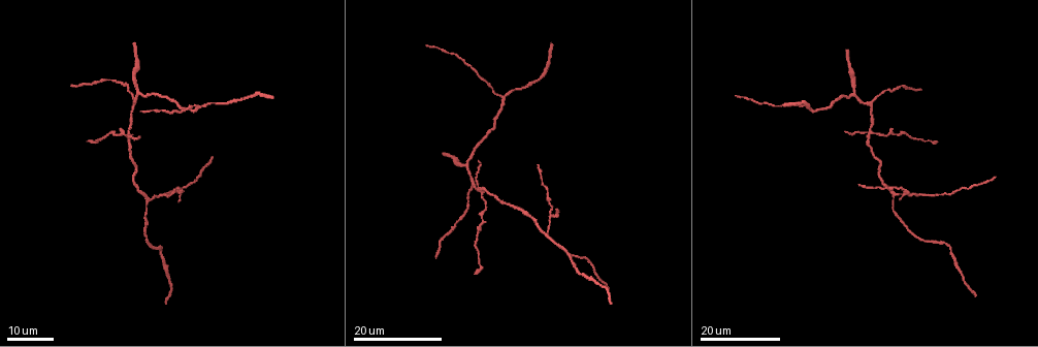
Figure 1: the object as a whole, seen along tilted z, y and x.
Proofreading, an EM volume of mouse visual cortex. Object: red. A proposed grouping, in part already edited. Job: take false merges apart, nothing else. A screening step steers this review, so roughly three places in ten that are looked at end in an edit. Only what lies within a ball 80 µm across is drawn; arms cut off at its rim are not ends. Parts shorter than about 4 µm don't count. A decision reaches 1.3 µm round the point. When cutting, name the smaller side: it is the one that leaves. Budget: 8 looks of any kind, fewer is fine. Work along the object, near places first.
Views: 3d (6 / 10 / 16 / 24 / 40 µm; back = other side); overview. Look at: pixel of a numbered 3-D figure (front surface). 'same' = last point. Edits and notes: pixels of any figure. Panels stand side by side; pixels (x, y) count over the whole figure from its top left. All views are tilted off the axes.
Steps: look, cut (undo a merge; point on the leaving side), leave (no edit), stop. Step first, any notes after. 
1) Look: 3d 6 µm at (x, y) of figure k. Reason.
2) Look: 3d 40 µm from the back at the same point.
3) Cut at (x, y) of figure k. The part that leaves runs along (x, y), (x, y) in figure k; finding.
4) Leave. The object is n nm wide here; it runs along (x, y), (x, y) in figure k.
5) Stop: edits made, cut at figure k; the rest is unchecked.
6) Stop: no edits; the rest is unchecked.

Look: 3d 24 µm at (855, 90) of figure 1. Side arm on a straight run.

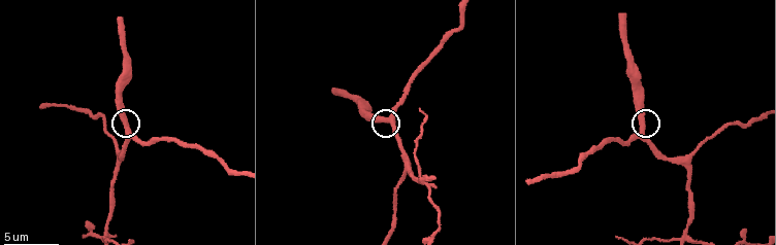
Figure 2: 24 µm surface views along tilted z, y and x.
Look: 3d 10 µm at (128, 131) of figure 2.

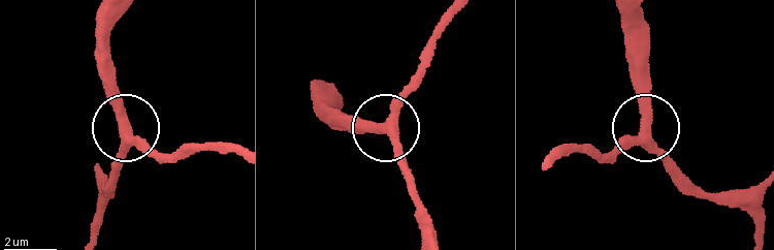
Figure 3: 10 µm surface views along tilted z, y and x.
Leave. The object is 350 nm wide here; it runs along (430, 235), (428, 214), (408, 185), (389, 130), (350, 119) in figure 3; one cell here.

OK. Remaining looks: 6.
Look: 3d 10 µm at (424, 177) of figure 2. Looks like a crossing.

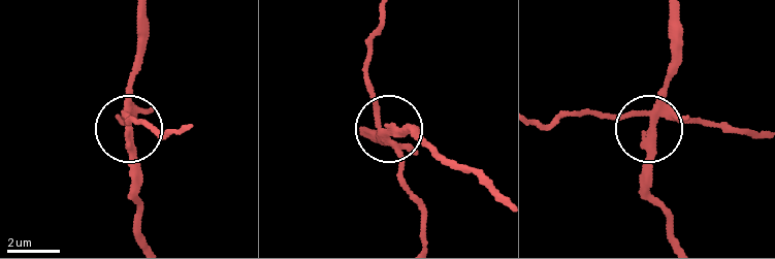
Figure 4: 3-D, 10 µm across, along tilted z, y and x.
Look: 3d 6 µm at (649, 127) of figure 4. Zoom in.

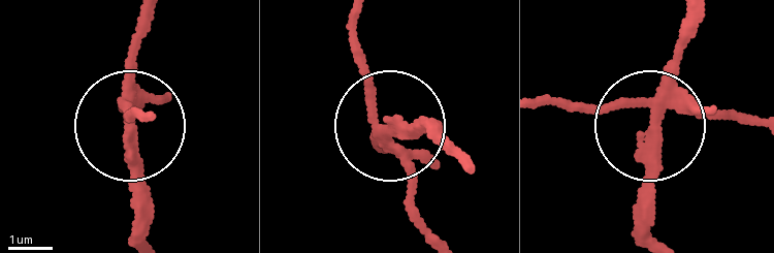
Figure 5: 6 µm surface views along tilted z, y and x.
Cut at (369, 83) of figure 5. The part that leaves runs along (385, 148), (407, 178), (420, 233) in figure 5; two cells meet here.

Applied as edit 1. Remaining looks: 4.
Look: overview. Redraw.

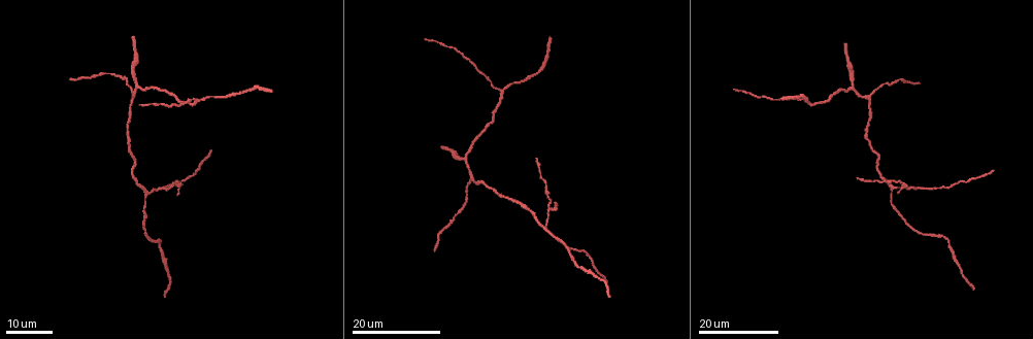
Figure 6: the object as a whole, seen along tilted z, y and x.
Look: 3d 24 µm at (161, 190) of figure 6. Three arms meet.

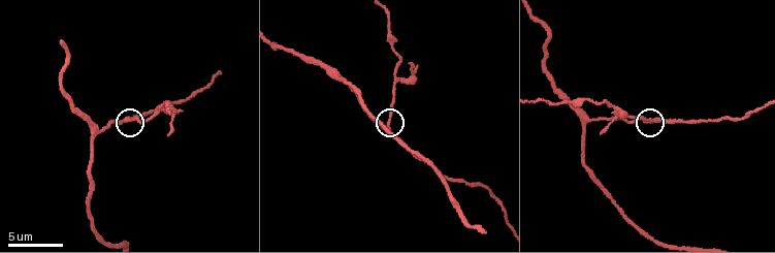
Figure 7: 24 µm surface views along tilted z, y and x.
Look: 3d 10 µm at (387, 122) of figure 7. Zoom in.

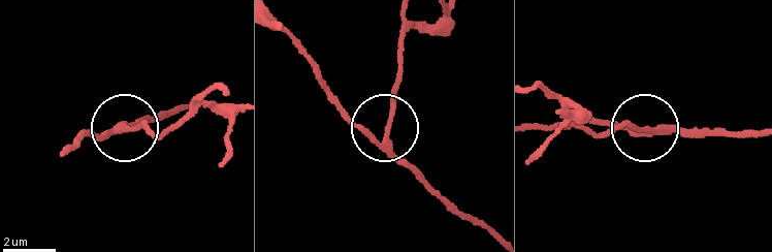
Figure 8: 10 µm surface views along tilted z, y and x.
Cut at (139, 127) of figure 8. 3 arms meet here; the part that leaves runs along (118, 124), (160, 133), (199, 97), (224, 89) in figure 8; two cells meet here.

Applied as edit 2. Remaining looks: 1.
Look: 3d 6 µm at (586, 121) of figure 7. Three-way junction.

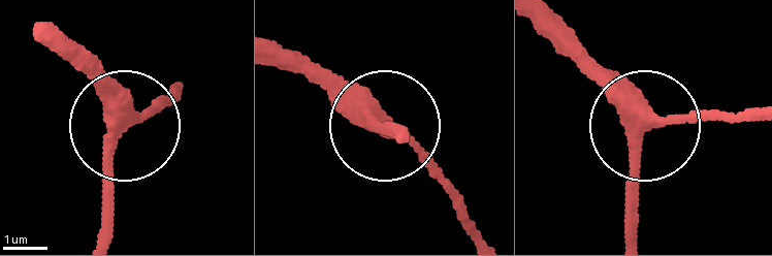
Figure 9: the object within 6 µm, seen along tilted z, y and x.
Leave. 3 arms meet here; it runs along (535, 13), (571, 62), (642, 118), (751, 117) in figure 9; one cell here.

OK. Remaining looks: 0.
Stop: edits made, cut at figure 5, cut at figure 8; the rest is unchecked.

